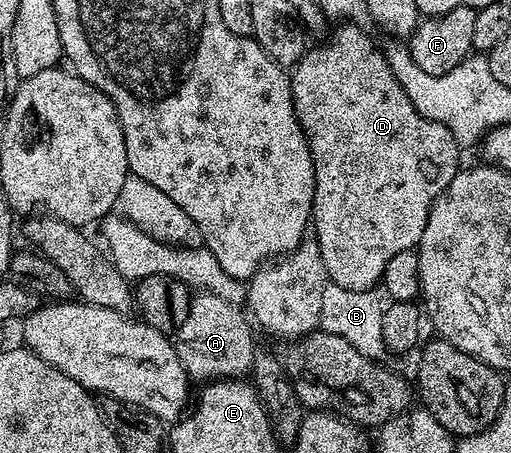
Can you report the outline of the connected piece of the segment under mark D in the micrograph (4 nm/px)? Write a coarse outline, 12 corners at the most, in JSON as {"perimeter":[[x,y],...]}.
{"perimeter":[[343,22],[289,76],[329,282],[413,251],[458,142]]}

